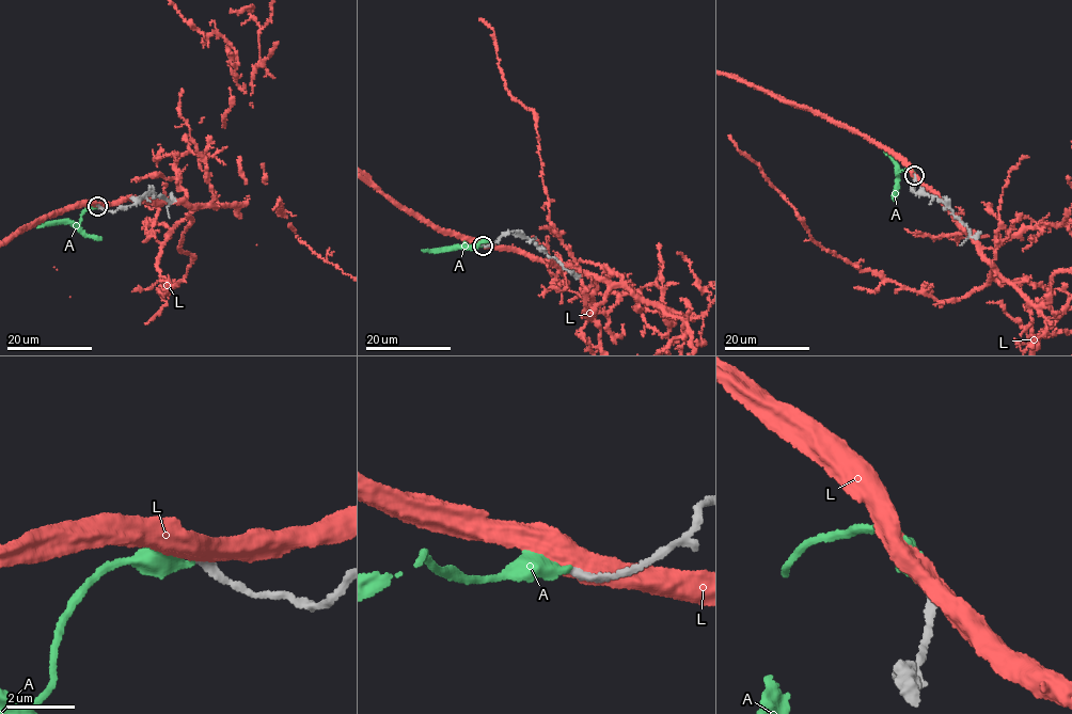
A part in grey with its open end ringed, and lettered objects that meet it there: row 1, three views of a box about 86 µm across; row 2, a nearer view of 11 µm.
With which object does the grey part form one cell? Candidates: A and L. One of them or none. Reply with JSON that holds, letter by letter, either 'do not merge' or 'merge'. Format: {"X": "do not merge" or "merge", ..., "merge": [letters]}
{"A": "do not merge", "L": "do not merge", "merge": []}

